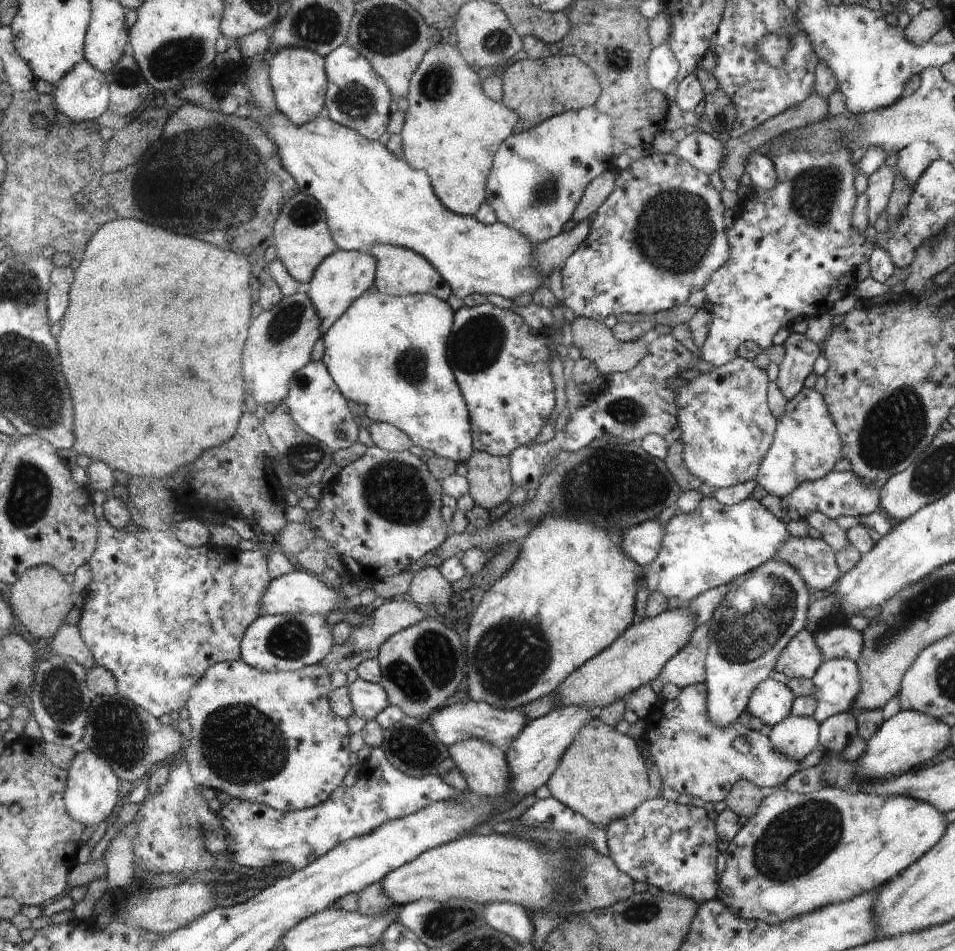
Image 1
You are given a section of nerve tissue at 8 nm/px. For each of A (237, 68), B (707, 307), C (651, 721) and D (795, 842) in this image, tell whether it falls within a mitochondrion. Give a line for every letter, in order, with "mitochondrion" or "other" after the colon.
A: other
B: other
C: other
D: mitochondrion

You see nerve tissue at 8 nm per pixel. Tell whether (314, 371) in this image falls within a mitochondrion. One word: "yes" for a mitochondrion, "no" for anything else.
no

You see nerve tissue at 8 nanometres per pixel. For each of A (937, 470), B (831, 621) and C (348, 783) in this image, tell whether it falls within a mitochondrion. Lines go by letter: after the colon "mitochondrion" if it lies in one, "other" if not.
A: mitochondrion
B: other
C: other

